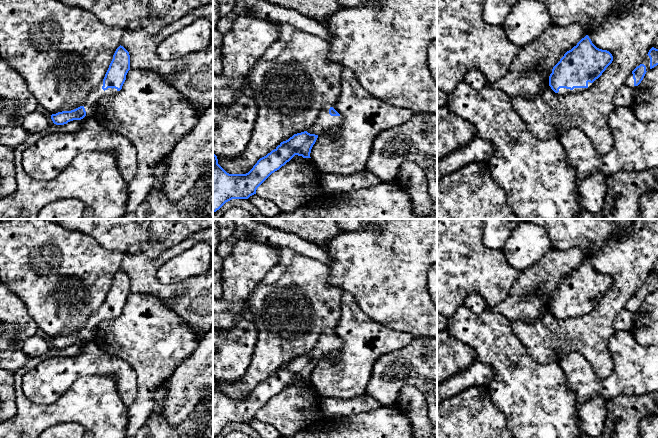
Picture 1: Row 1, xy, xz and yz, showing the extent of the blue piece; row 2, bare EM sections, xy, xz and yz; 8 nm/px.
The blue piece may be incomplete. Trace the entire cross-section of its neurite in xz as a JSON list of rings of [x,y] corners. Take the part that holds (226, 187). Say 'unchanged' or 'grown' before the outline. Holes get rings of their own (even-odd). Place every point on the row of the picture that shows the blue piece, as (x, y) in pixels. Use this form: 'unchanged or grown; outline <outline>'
grown; outline [[[333,107],[322,108],[309,129],[281,142],[274,150],[260,158],[246,174],[227,173],[213,154],[213,212],[232,199],[248,199],[256,194],[257,188],[295,155],[311,158],[311,149],[318,136],[329,132],[337,137],[341,123],[342,117]]]

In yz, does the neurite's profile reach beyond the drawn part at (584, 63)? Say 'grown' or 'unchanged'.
grown

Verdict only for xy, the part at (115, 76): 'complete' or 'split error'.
split error

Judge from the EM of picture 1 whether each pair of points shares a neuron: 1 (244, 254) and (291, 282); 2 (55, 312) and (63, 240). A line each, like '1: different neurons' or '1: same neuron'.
1: different neurons
2: same neuron

